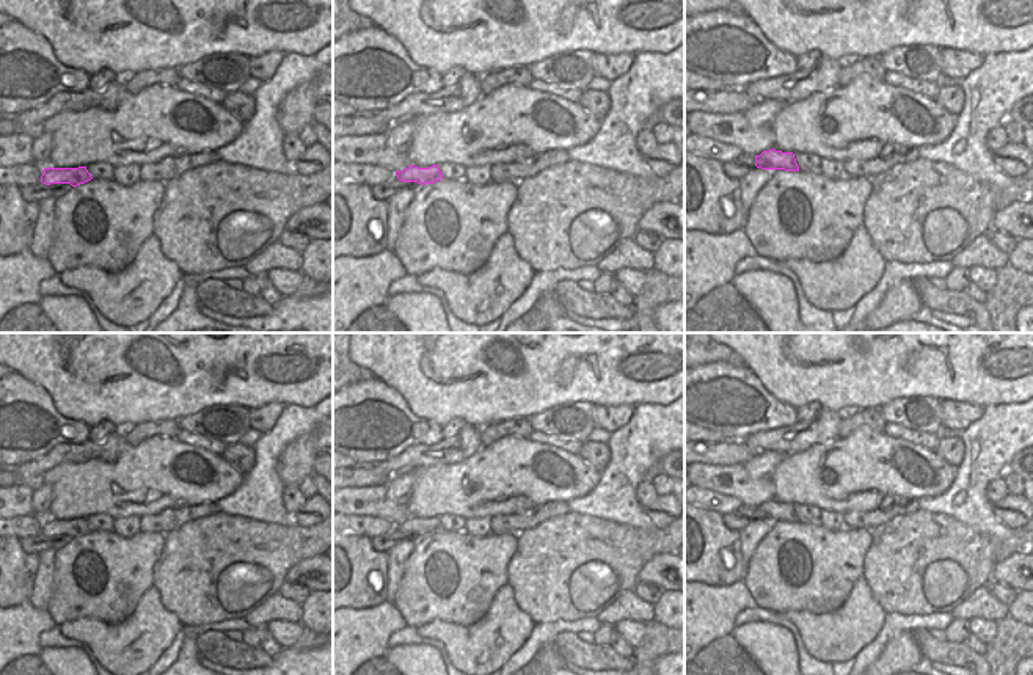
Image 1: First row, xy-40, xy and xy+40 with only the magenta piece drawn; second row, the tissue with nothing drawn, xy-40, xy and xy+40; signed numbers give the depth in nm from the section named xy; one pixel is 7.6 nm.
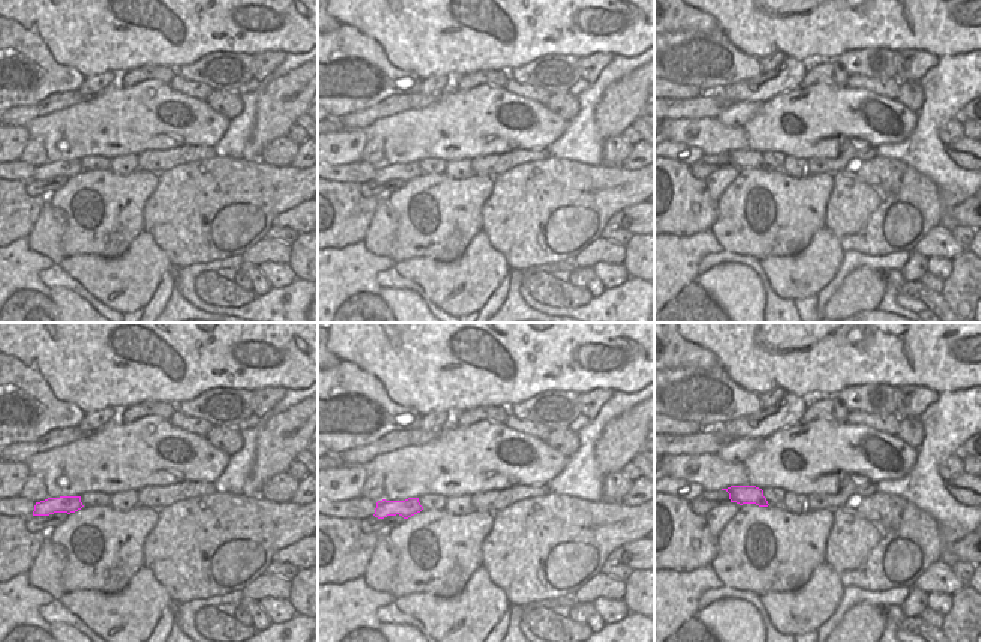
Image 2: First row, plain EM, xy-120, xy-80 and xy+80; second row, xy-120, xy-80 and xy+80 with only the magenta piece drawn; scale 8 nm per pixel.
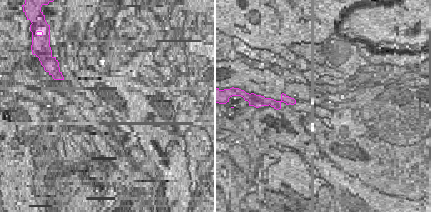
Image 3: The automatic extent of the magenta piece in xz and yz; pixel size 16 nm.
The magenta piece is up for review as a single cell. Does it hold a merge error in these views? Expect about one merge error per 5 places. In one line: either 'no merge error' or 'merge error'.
no merge error

